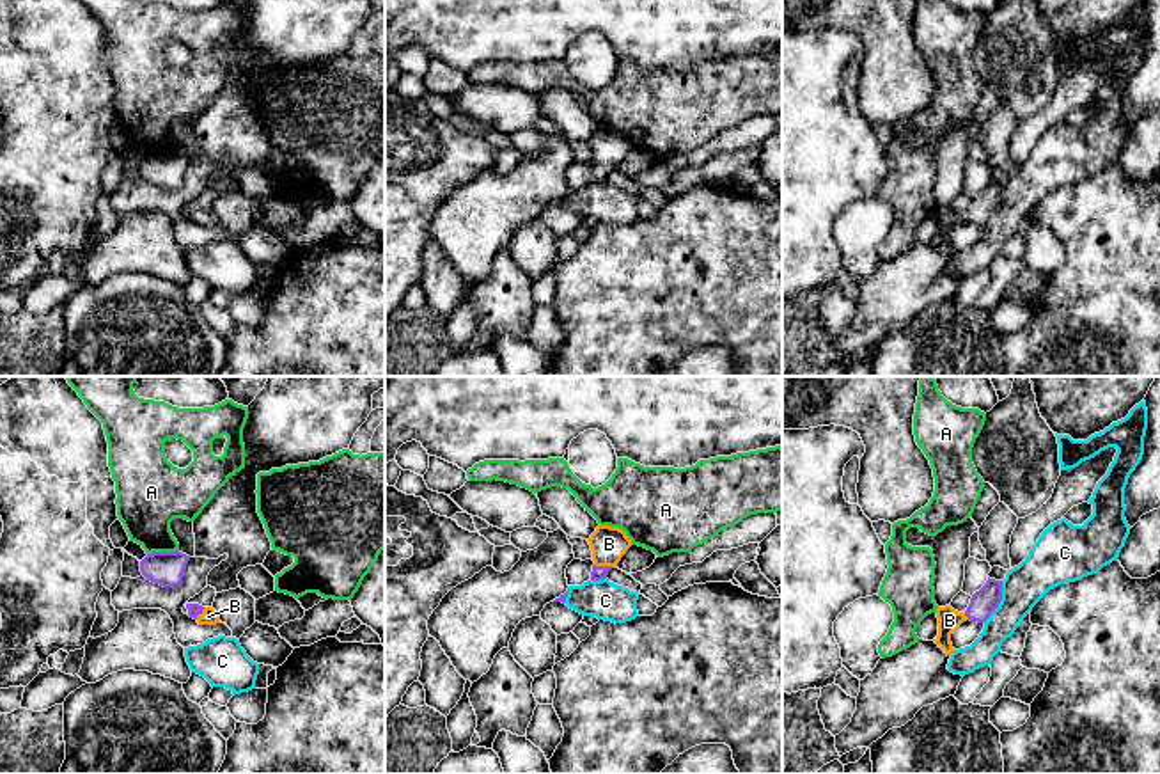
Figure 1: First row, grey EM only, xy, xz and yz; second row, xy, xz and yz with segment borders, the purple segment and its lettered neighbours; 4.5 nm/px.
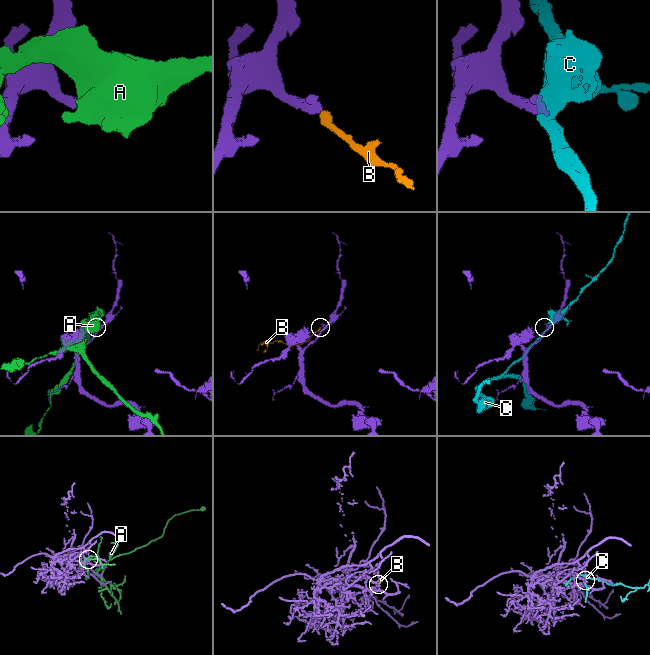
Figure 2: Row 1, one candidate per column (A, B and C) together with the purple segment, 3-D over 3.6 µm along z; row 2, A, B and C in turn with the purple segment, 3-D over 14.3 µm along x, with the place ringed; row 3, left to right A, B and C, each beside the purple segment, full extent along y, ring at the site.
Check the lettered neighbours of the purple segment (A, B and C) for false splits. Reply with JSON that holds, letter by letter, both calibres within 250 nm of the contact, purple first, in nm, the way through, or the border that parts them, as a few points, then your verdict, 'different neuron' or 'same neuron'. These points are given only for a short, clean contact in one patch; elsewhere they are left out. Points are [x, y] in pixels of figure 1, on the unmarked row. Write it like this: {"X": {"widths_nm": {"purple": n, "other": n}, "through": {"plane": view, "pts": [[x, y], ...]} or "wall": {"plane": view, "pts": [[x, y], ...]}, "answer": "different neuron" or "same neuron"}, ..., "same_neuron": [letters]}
{"A": {"widths_nm": {"purple": 160, "other": 280}, "answer": "different neuron"}, "B": {"widths_nm": {"purple": 60, "other": 160}, "through": {"plane": "xz", "pts": [[598, 174], [603, 169], [609, 146]]}, "answer": "same neuron"}, "C": {"widths_nm": {"purple": 120, "other": 190}, "wall": {"plane": "yz", "pts": [[1003, 183], [1003, 201], [983, 224]]}, "answer": "different neuron"}, "same_neuron": ["B"]}

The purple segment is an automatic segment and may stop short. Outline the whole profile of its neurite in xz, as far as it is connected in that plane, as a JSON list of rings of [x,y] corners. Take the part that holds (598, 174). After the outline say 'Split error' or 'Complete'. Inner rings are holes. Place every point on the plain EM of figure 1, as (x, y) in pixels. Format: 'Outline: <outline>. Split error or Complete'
Outline: [[[598,128],[587,142],[592,153],[591,183],[607,181],[608,174],[617,169],[621,160],[631,149],[631,142],[619,130]]]. Split error

